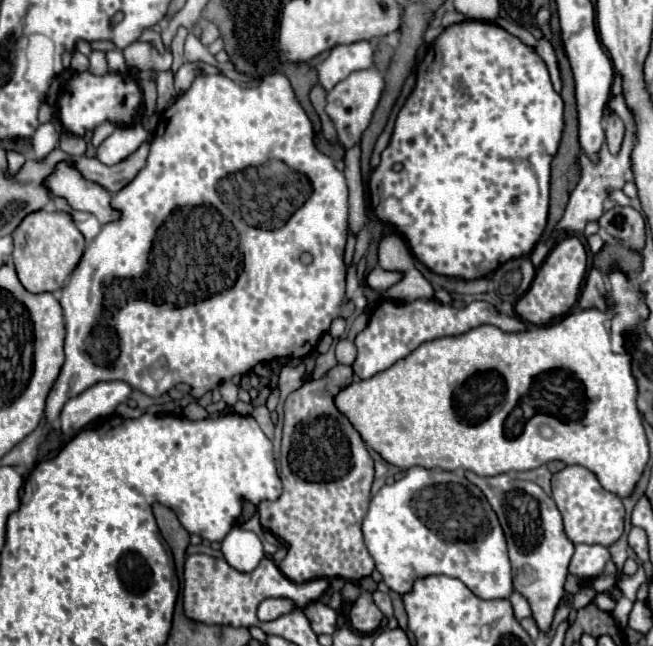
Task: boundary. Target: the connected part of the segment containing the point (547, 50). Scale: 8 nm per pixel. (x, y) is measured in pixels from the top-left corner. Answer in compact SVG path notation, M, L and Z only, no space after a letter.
M541 39L535 47L537 55L545 61L547 69L549 69L549 75L551 75L551 83L553 83L553 89L557 93L561 93L561 79L559 79L559 67L557 67L557 57L555 57L555 49L553 45L547 41L547 39Z

